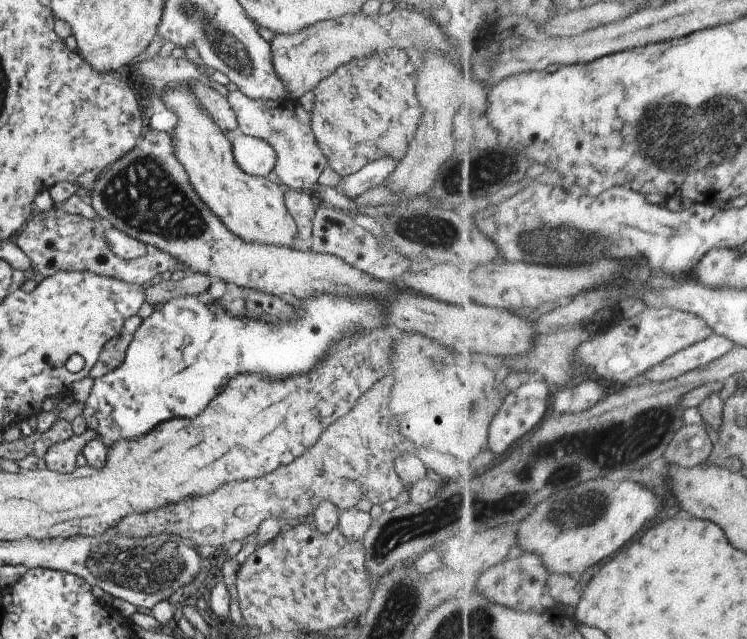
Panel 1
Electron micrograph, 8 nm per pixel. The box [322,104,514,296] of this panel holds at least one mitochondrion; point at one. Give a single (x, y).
(434, 233)

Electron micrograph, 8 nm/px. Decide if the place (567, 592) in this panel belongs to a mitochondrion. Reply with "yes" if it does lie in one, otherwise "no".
no

